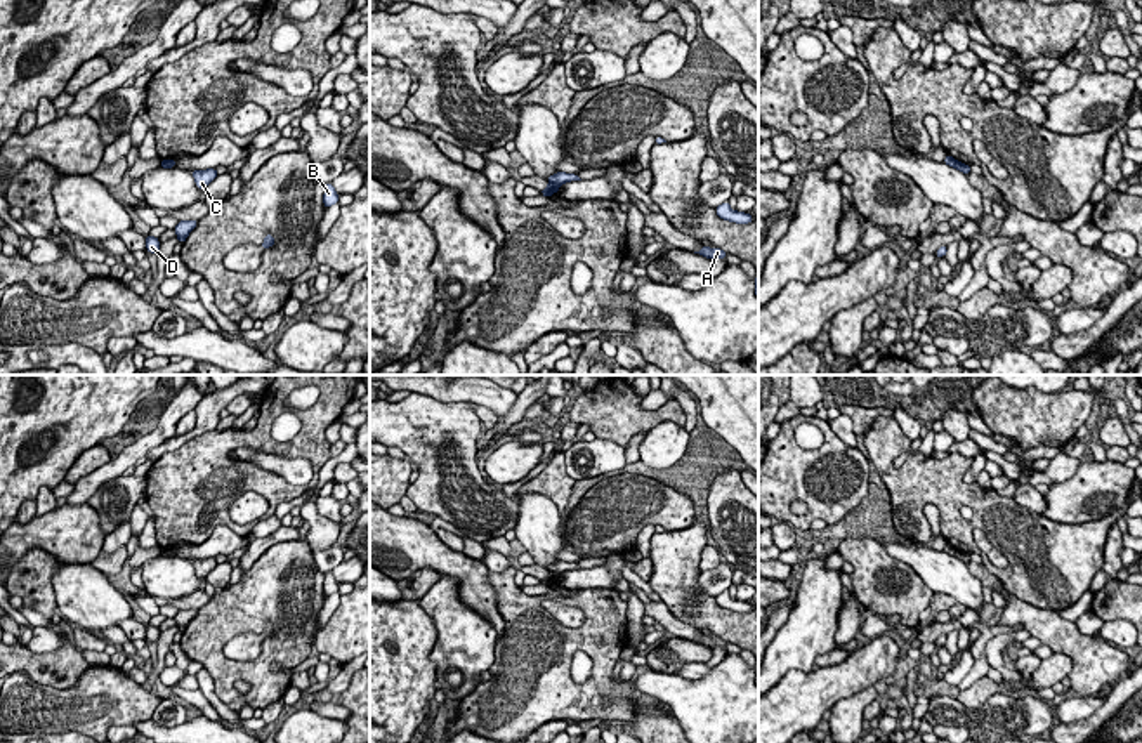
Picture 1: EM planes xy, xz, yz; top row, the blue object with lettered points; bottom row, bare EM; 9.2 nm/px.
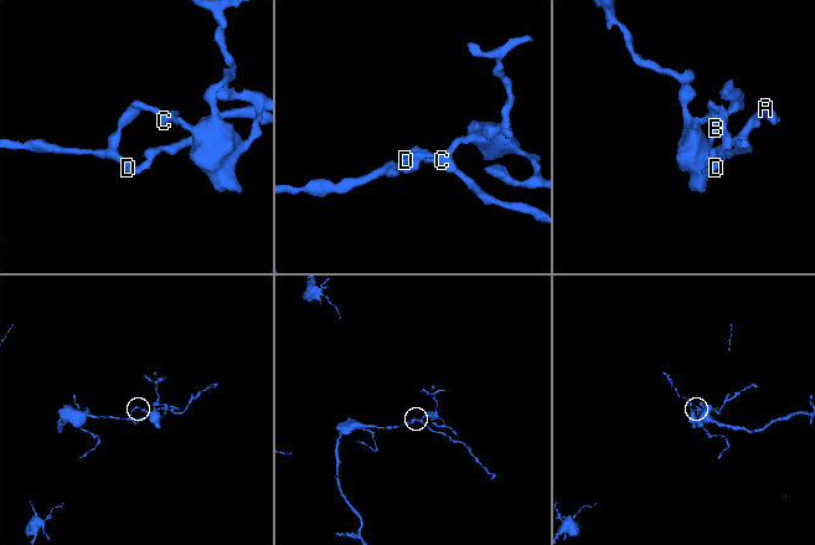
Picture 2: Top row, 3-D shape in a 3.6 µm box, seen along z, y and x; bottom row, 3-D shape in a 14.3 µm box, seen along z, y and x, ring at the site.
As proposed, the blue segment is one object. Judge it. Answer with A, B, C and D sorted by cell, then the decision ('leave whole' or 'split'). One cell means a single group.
groups A D / B C; split

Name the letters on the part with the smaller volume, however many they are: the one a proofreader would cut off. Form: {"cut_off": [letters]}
{"cut_off": ["B", "C"]}

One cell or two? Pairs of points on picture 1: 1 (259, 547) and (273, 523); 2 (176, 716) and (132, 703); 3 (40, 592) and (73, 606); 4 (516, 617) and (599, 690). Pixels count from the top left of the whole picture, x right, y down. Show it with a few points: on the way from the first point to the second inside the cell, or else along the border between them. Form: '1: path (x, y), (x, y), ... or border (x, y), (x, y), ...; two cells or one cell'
1: border (282, 525), (257, 537), (249, 545); two cells
2: border (164, 698), (150, 717); two cells
3: border (58, 561), (58, 570), (52, 575), (56, 611); two cells
4: path (533, 641), (535, 653), (575, 690); one cell

